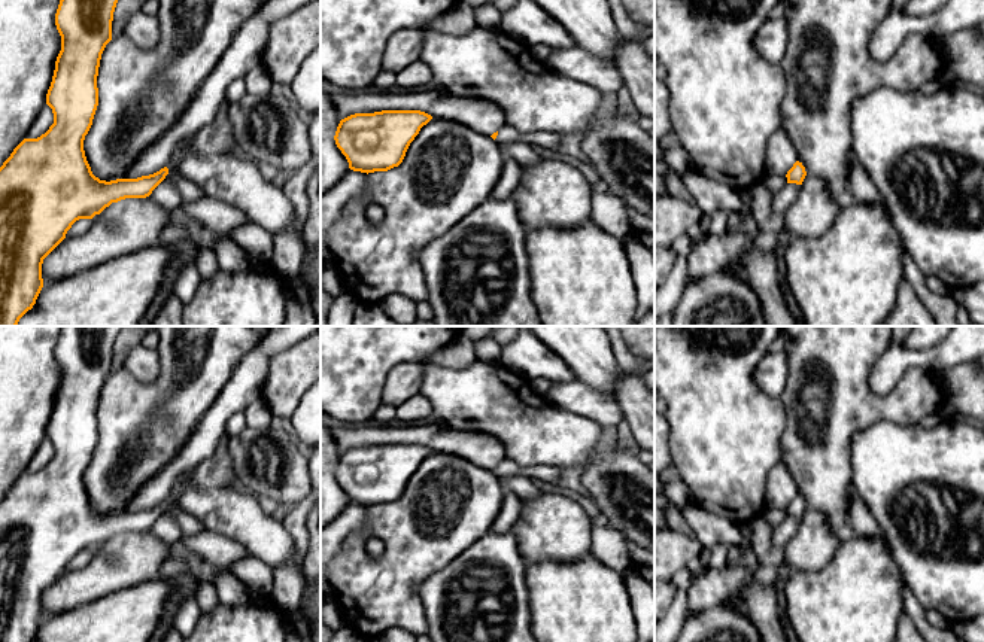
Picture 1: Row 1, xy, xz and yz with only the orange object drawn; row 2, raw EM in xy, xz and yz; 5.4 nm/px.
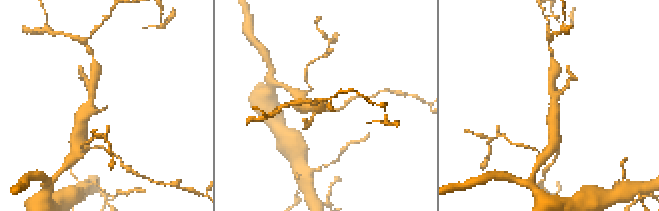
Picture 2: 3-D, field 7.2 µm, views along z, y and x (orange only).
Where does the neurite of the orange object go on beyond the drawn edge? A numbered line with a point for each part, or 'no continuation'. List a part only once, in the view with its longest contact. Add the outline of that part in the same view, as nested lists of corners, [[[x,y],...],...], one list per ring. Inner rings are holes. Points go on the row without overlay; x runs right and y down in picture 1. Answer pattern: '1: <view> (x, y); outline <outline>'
1: xz (506, 468); outline [[[505,457],[499,462],[498,469],[495,472],[499,478],[505,478],[510,475],[523,475],[534,481],[544,481],[552,484],[559,484],[559,472],[558,468],[552,466],[522,466],[511,459]]]

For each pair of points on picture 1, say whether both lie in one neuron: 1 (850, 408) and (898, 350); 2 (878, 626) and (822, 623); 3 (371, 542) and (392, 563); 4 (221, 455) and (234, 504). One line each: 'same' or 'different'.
1: different
2: same
3: different
4: same

